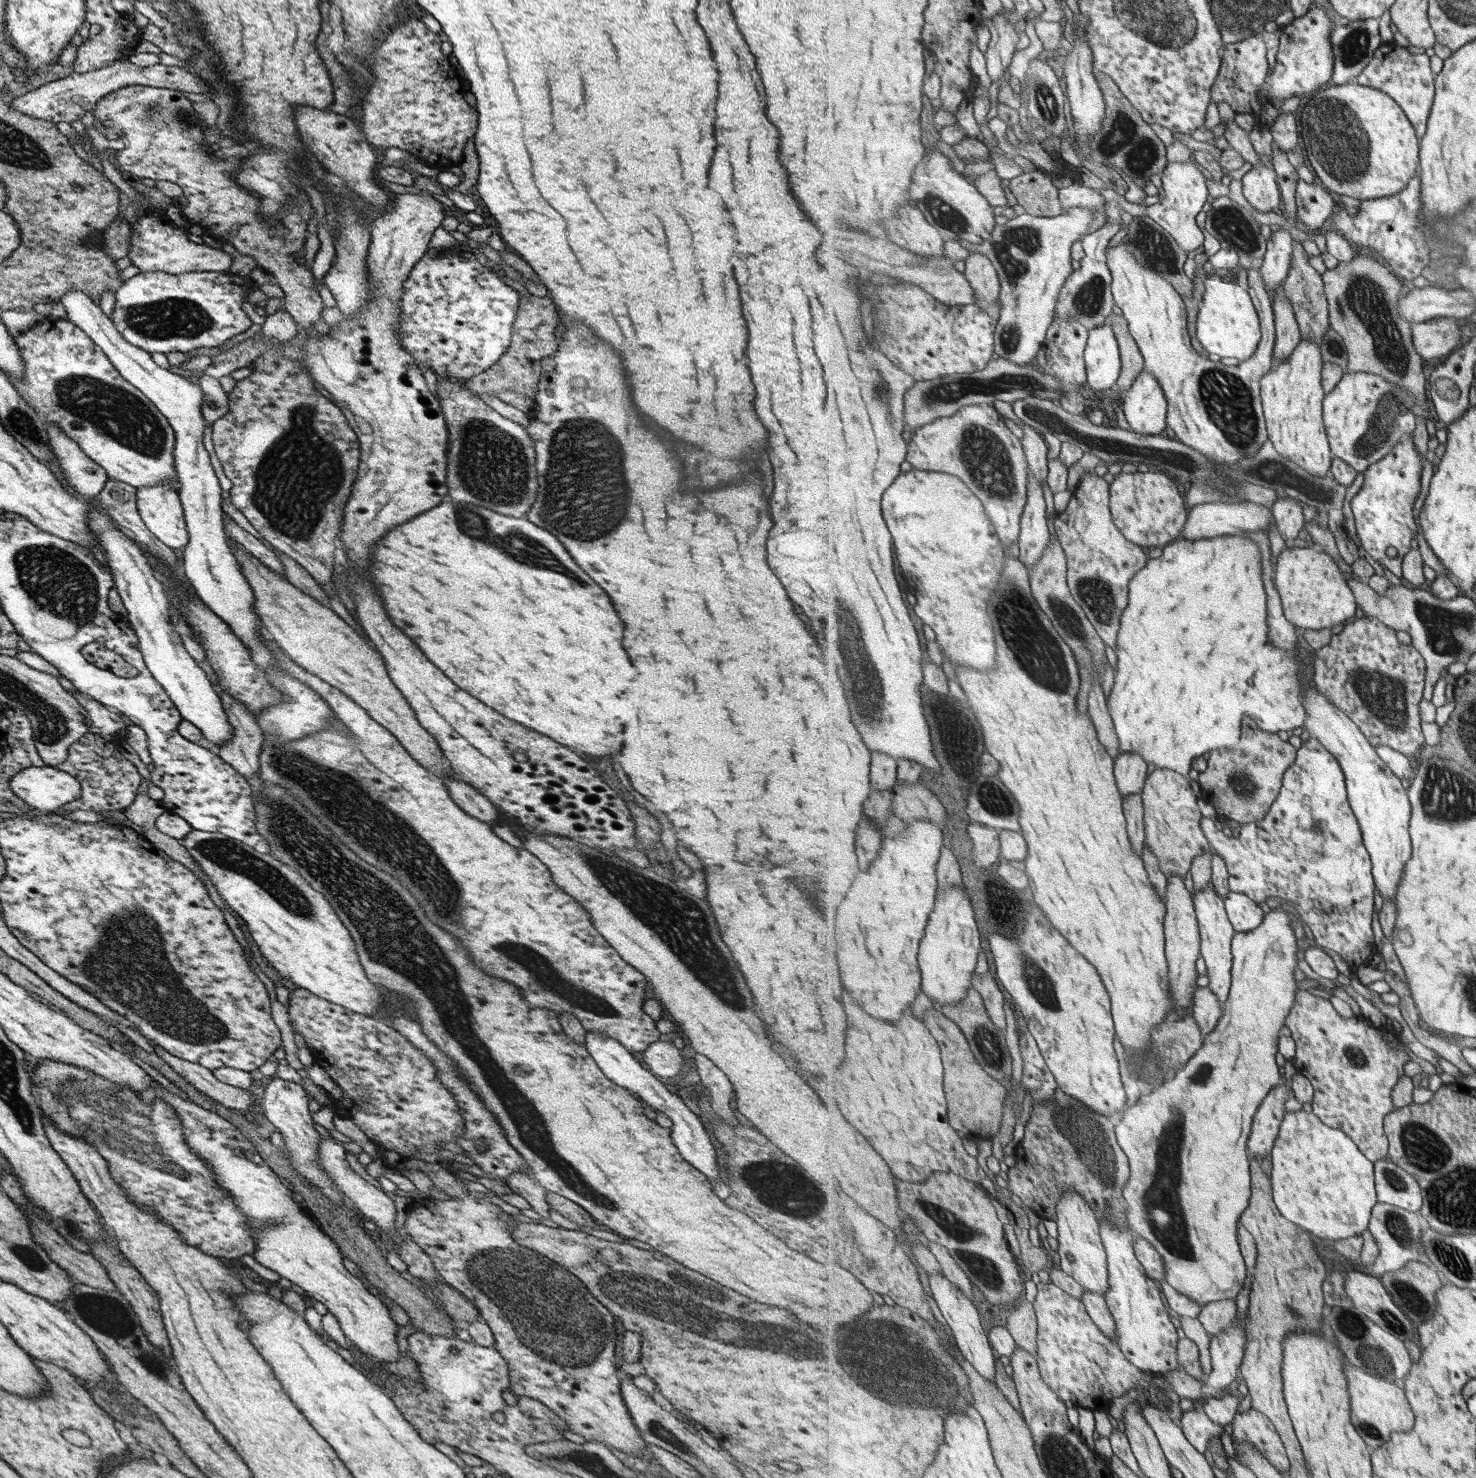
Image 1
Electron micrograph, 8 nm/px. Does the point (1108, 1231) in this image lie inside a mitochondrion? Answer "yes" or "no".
no

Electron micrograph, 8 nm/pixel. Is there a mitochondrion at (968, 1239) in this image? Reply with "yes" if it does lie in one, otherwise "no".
yes

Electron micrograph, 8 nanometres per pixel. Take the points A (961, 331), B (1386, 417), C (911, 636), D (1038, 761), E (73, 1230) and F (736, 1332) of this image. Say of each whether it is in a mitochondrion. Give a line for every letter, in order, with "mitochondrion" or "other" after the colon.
A: other
B: mitochondrion
C: other
D: other
E: mitochondrion
F: mitochondrion

